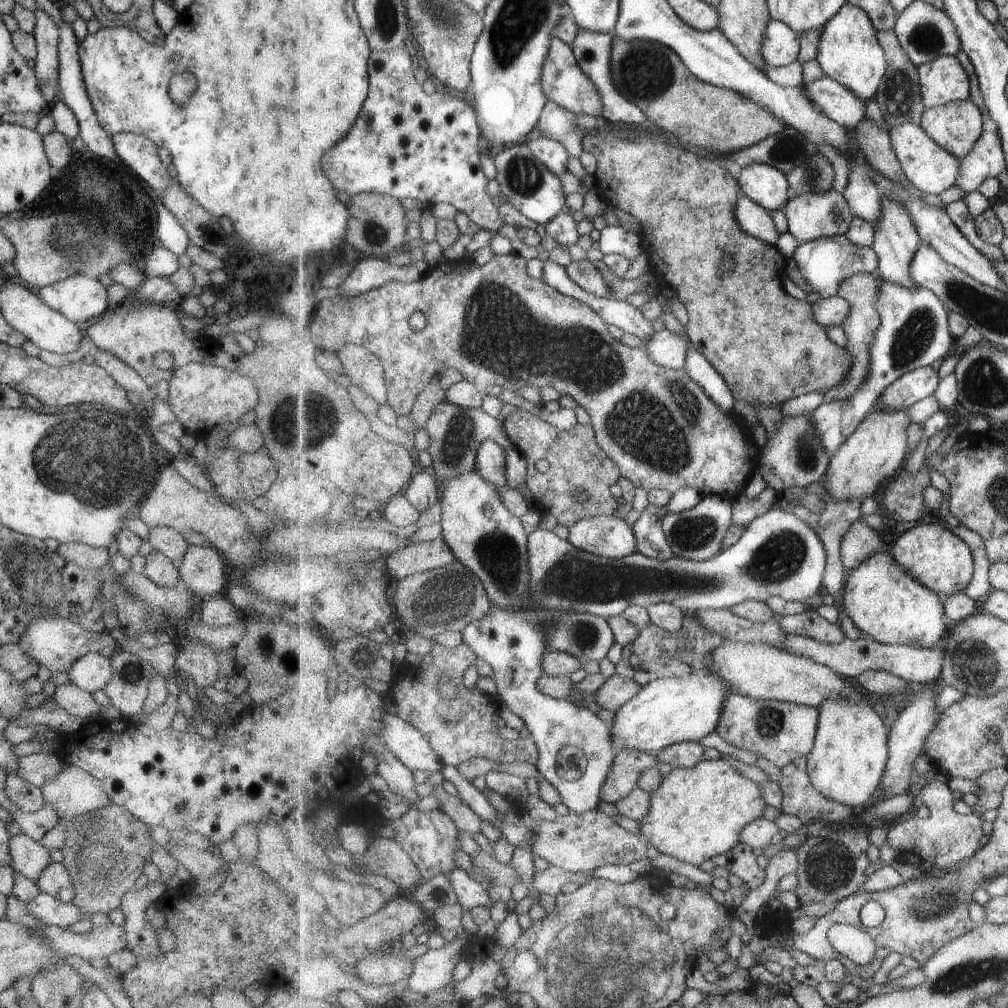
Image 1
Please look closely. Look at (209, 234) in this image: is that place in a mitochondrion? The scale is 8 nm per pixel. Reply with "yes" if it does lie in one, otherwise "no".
yes

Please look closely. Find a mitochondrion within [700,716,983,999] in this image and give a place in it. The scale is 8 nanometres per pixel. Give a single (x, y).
(935, 905)

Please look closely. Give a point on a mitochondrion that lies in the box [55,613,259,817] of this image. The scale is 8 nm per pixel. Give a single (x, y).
(129, 672)

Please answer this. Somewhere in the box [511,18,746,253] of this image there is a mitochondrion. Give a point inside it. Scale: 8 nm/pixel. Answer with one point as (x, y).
(645, 71)

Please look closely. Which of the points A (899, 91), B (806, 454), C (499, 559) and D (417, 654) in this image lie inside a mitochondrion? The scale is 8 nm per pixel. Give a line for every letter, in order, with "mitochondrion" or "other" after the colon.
A: mitochondrion
B: mitochondrion
C: mitochondrion
D: other

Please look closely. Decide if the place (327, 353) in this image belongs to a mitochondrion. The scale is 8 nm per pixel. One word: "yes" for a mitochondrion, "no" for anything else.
no

